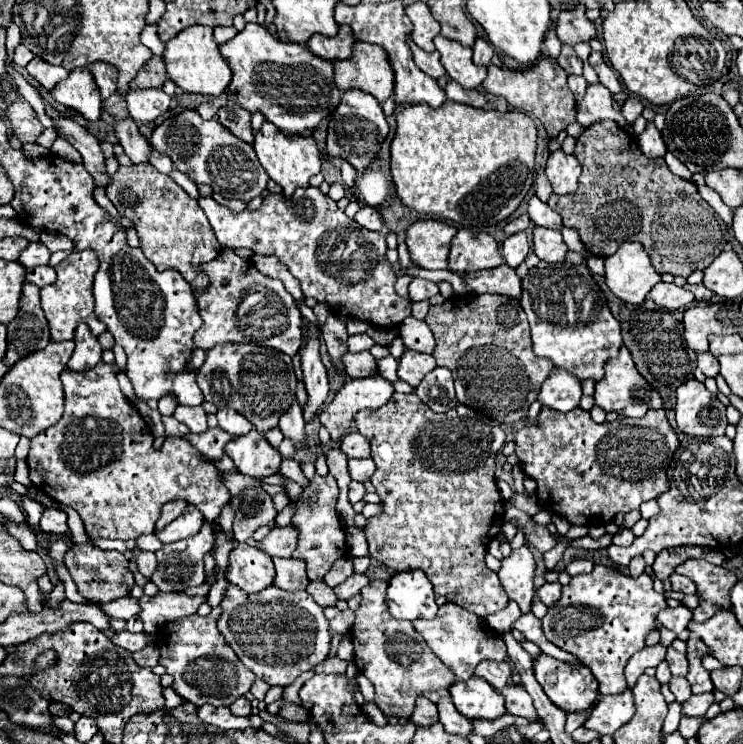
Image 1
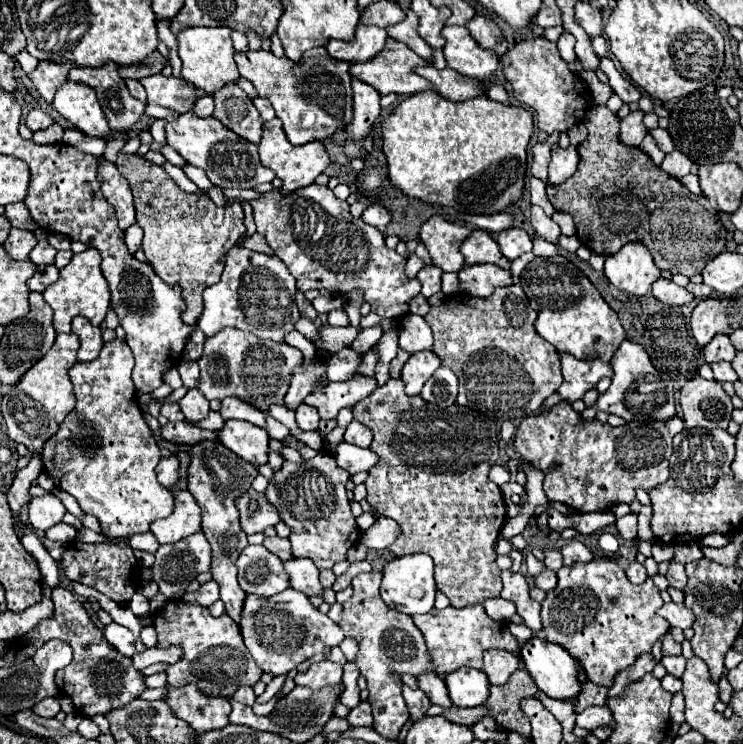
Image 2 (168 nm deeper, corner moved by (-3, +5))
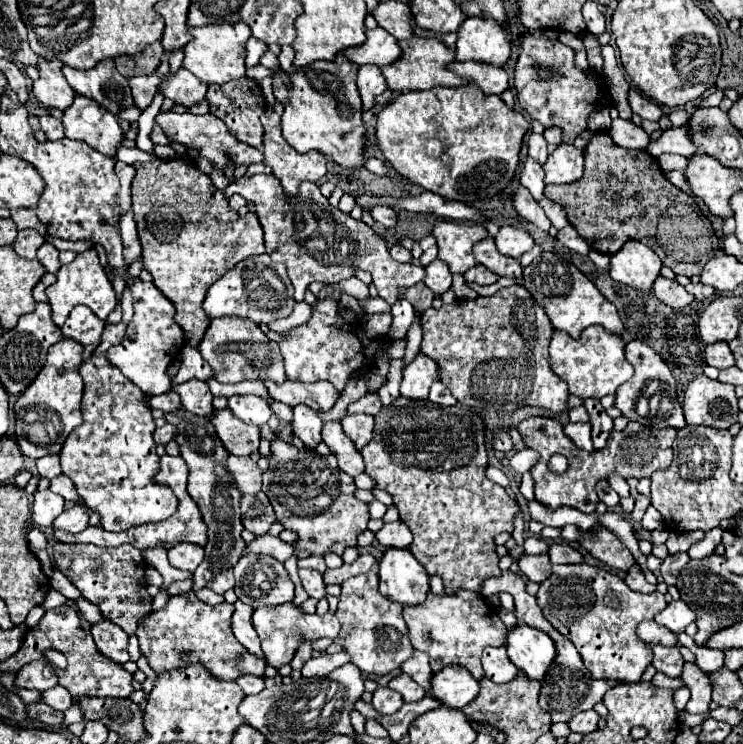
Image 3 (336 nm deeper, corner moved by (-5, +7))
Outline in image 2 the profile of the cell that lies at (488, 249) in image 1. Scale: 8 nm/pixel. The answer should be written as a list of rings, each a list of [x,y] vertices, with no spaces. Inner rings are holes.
[[[473,230],[471,236],[461,244],[461,254],[465,264],[483,264],[491,262],[509,270],[511,262],[501,254],[495,238],[487,230]]]

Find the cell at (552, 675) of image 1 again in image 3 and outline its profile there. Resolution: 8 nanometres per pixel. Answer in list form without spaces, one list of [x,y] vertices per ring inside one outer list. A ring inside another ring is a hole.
[[[517,624],[507,632],[507,656],[529,678],[541,680],[555,658],[555,646],[541,630]]]

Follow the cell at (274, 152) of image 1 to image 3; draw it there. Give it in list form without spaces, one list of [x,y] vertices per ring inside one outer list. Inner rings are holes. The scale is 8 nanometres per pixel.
[[[275,100],[275,104],[271,108],[267,108],[263,112],[261,124],[265,128],[265,134],[263,134],[263,154],[265,154],[265,160],[263,160],[263,164],[273,168],[273,176],[281,182],[281,186],[283,186],[283,190],[287,194],[295,194],[303,180],[317,182],[317,180],[321,180],[327,174],[327,158],[321,152],[313,150],[313,152],[307,152],[307,154],[299,154],[297,150],[293,150],[289,146],[289,142],[285,142],[285,138],[281,134],[281,104],[277,100]]]

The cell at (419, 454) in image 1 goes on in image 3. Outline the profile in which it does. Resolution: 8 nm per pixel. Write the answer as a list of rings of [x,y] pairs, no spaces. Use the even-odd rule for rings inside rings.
[[[399,396],[375,416],[373,438],[359,452],[365,460],[365,474],[377,480],[377,488],[393,496],[401,520],[409,526],[413,534],[409,550],[429,574],[443,578],[447,594],[455,594],[459,588],[479,592],[485,578],[501,574],[493,538],[499,532],[513,532],[513,518],[521,508],[503,486],[485,476],[485,424],[477,414],[459,406],[441,408],[429,400],[407,400]]]

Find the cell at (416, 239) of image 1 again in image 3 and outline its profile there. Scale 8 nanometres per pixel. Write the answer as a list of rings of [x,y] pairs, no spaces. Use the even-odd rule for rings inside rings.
[[[439,220],[433,228],[433,236],[437,238],[439,260],[447,262],[453,274],[465,274],[477,264],[473,256],[473,246],[485,240],[489,234],[481,224]]]

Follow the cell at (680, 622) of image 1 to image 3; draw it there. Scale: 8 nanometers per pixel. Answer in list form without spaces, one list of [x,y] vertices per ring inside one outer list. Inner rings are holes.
[[[683,600],[667,604],[667,608],[661,614],[657,614],[657,618],[655,618],[657,624],[669,628],[673,634],[683,632],[687,628],[687,624],[691,624],[693,620],[695,620],[695,614]]]

